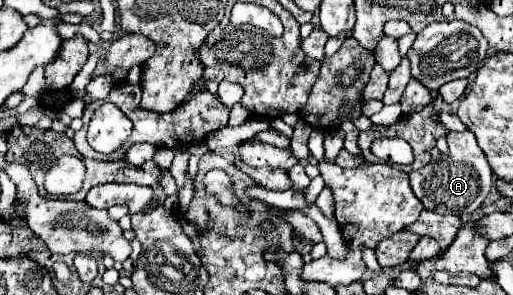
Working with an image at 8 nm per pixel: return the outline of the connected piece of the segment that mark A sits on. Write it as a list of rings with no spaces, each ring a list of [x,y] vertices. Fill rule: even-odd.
[[[448,130],[446,140],[451,162],[429,162],[419,170],[411,170],[409,172],[411,188],[427,210],[439,214],[457,214],[457,216],[473,214],[483,204],[485,196],[493,186],[493,172],[489,168],[487,156],[477,146],[477,138],[473,132]]]

